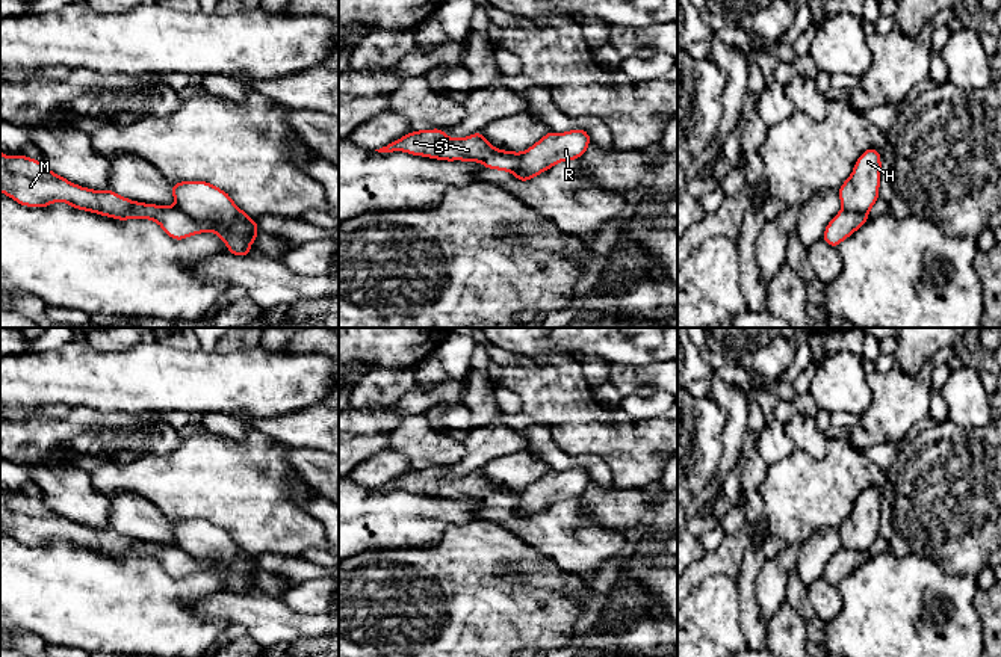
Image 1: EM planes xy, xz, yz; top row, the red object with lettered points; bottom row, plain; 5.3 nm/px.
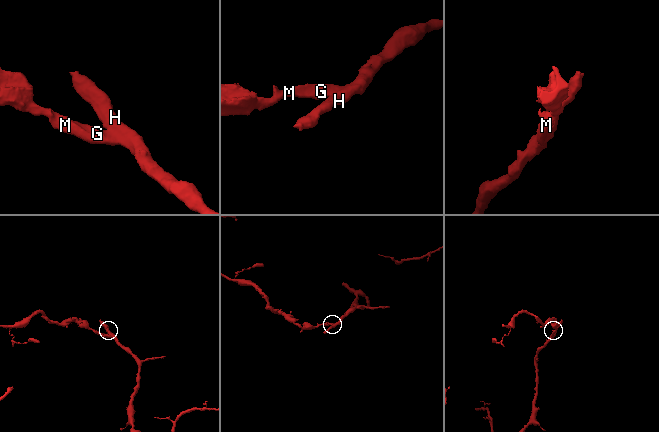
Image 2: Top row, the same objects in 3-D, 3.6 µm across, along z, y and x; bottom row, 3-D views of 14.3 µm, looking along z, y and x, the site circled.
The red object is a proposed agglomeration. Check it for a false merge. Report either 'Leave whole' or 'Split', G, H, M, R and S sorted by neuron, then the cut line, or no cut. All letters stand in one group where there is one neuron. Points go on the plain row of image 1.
Split. Groups: G M S / H R. Split along xy (176, 545), (201, 559), (209, 568)

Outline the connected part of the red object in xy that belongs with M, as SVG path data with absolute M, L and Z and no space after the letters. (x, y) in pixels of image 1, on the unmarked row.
M0 489L0 530L26 545L48 545L50 542L59 539L67 541L77 548L92 550L119 559L151 557L157 560L174 578L183 578L186 575L209 569L207 562L194 559L189 553L177 545L136 541L115 532L110 527L98 530L77 524L51 510L42 500L33 498L23 492L8 495Z

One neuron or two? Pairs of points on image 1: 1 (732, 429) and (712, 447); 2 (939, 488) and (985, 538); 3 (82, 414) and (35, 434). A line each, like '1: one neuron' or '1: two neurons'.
1: two neurons
2: one neuron
3: one neuron

